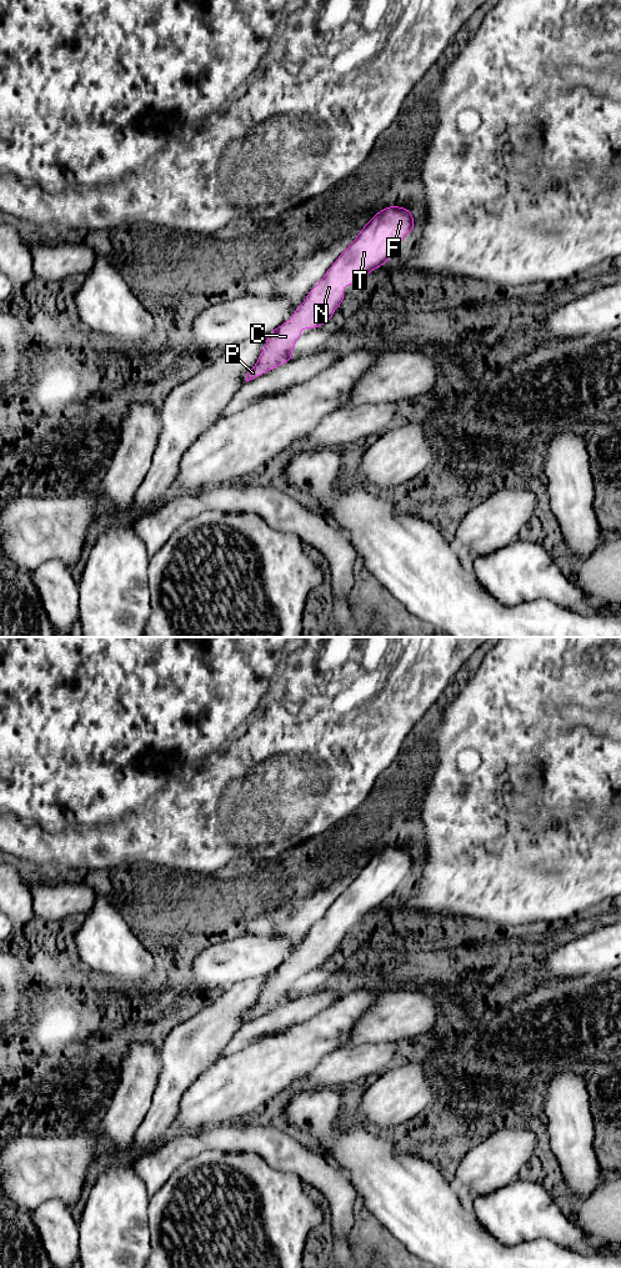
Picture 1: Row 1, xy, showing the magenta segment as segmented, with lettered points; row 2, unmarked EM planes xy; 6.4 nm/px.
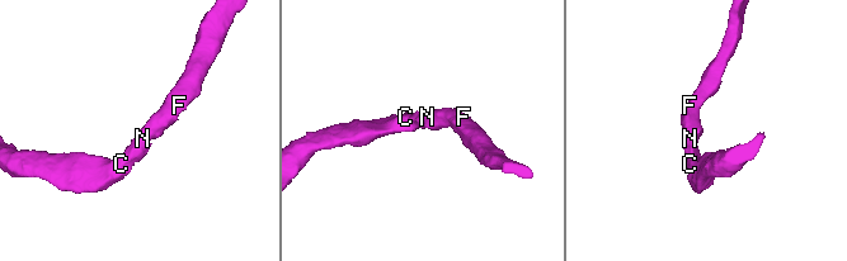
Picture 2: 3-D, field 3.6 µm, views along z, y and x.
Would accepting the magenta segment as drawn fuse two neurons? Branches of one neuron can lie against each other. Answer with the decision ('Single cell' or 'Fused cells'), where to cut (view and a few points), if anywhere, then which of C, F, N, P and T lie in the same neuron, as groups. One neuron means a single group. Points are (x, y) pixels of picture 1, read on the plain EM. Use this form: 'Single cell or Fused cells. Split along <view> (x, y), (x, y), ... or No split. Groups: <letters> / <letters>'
Single cell. No split. Groups: C F N P T

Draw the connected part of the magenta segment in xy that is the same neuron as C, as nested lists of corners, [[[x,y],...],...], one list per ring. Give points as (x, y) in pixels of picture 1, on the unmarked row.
[[[387,846],[366,862],[357,877],[336,898],[320,922],[310,929],[305,941],[295,948],[292,958],[267,973],[267,982],[262,987],[256,1004],[246,1013],[246,1022],[294,998],[292,986],[302,976],[299,967],[321,967],[332,959],[332,952],[345,939],[344,924],[354,923],[359,929],[367,926],[370,922],[365,916],[371,909],[380,908],[387,898],[395,894],[399,883],[410,871],[415,869],[415,866],[412,851],[400,846]]]

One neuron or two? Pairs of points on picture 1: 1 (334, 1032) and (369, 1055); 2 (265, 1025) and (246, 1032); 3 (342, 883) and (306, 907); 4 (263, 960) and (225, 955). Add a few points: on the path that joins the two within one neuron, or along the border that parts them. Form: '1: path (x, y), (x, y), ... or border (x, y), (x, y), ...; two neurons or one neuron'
1: border (339, 1047), (329, 1052), (316, 1066); two neurons
2: path (260, 1026), (251, 1031); one neuron
3: path (334, 890), (315, 906); one neuron
4: path (254, 957), (234, 957); one neuron

